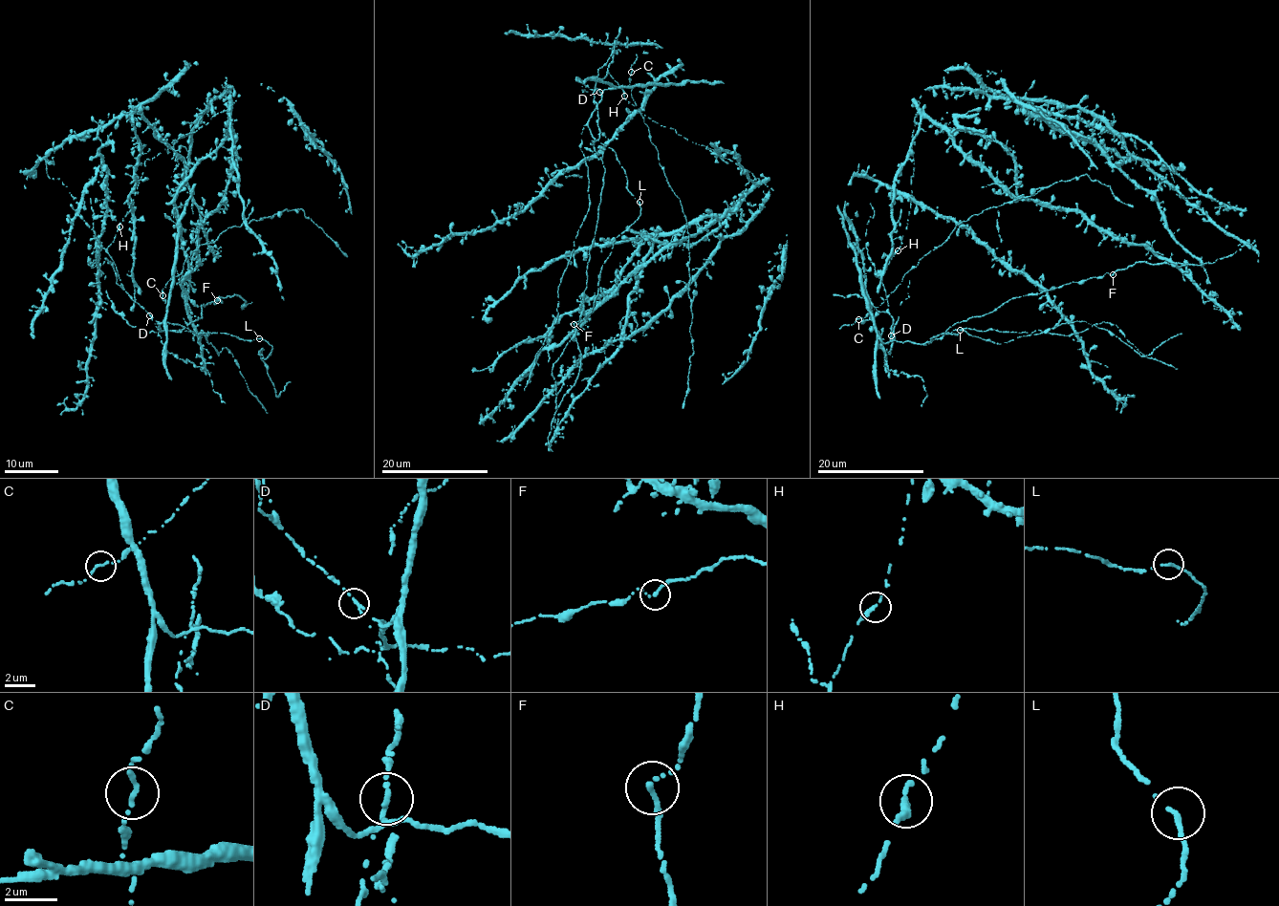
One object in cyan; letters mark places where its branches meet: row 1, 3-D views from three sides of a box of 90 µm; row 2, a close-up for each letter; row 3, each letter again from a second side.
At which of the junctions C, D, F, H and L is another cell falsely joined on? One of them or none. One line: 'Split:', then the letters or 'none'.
Split: D

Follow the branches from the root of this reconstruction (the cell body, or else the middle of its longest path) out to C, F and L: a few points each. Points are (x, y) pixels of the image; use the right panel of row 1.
C: (898, 249), (881, 276), (893, 322), (889, 341), (883, 343), (877, 335), (871, 312), (858, 319)
F: (898, 249), (881, 276), (893, 322), (889, 340), (919, 344), (1015, 297), (1113, 274)
L: (898, 249), (881, 276), (893, 322), (889, 340), (925, 344), (942, 333), (957, 334), (960, 330)

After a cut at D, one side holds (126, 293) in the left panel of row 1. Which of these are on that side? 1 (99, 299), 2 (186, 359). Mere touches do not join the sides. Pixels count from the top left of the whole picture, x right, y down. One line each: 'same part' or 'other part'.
1: same part
2: other part

